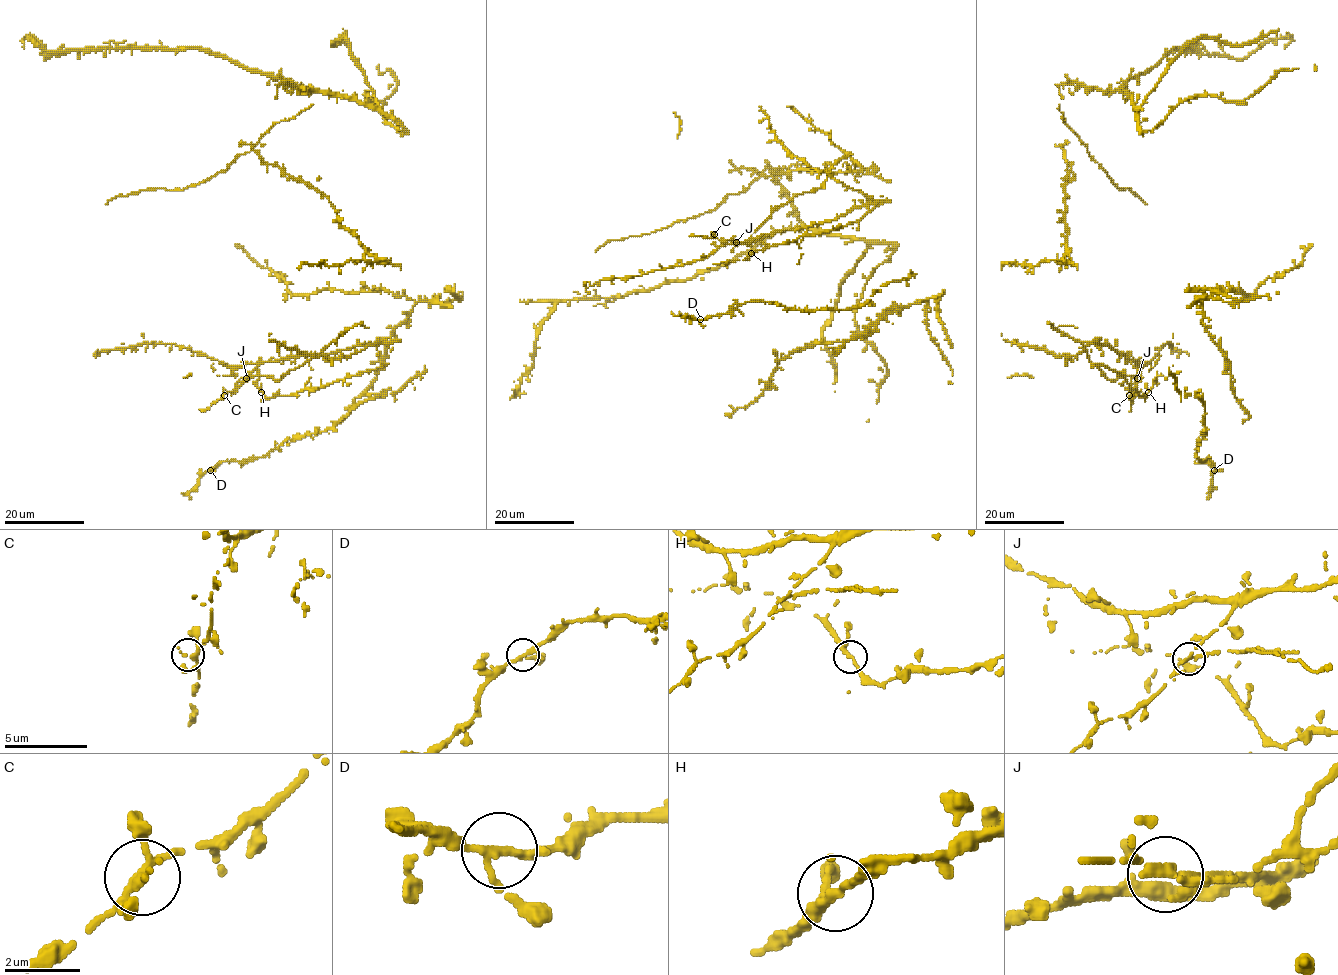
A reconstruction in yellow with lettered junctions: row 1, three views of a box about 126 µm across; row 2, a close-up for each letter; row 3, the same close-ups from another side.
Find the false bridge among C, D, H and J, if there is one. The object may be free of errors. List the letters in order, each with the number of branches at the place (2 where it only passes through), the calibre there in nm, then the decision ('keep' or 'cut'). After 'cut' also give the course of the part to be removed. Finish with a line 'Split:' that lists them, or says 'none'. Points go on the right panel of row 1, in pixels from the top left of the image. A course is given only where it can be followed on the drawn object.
C: branches 3; calibre 180 nm; keep
D: branches 4; calibre 220 nm; keep
H: branches 3; calibre 220 nm; keep
J: branches 3; calibre 220 nm; cut; course (1136, 378), (1108, 379), (1091, 362), (1084, 345), (1055, 328), (1065, 325), (1078, 328)
Split: J

